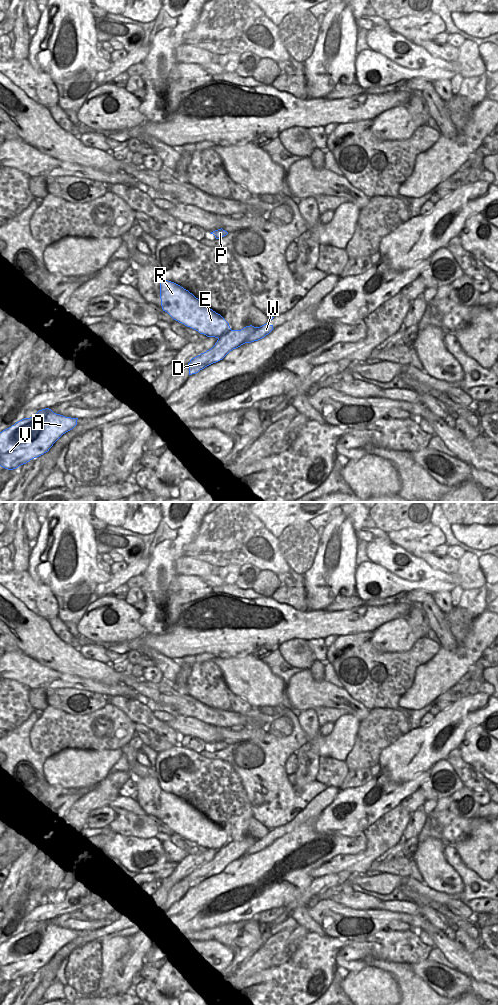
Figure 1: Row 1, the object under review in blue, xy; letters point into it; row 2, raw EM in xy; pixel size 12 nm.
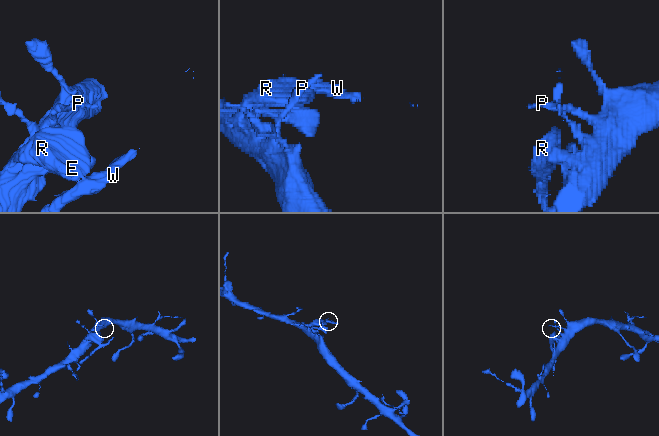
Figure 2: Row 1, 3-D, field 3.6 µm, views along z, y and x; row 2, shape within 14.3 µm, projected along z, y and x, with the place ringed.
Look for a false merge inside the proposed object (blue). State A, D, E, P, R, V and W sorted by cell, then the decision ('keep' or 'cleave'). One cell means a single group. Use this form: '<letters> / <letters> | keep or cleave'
A E P R V / D W | cleave

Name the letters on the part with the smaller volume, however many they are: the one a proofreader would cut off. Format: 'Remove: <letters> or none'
Remove: D, W

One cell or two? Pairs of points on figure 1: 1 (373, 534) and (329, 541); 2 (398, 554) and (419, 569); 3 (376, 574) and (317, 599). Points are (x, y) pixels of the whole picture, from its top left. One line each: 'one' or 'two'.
1: two
2: one
3: two

